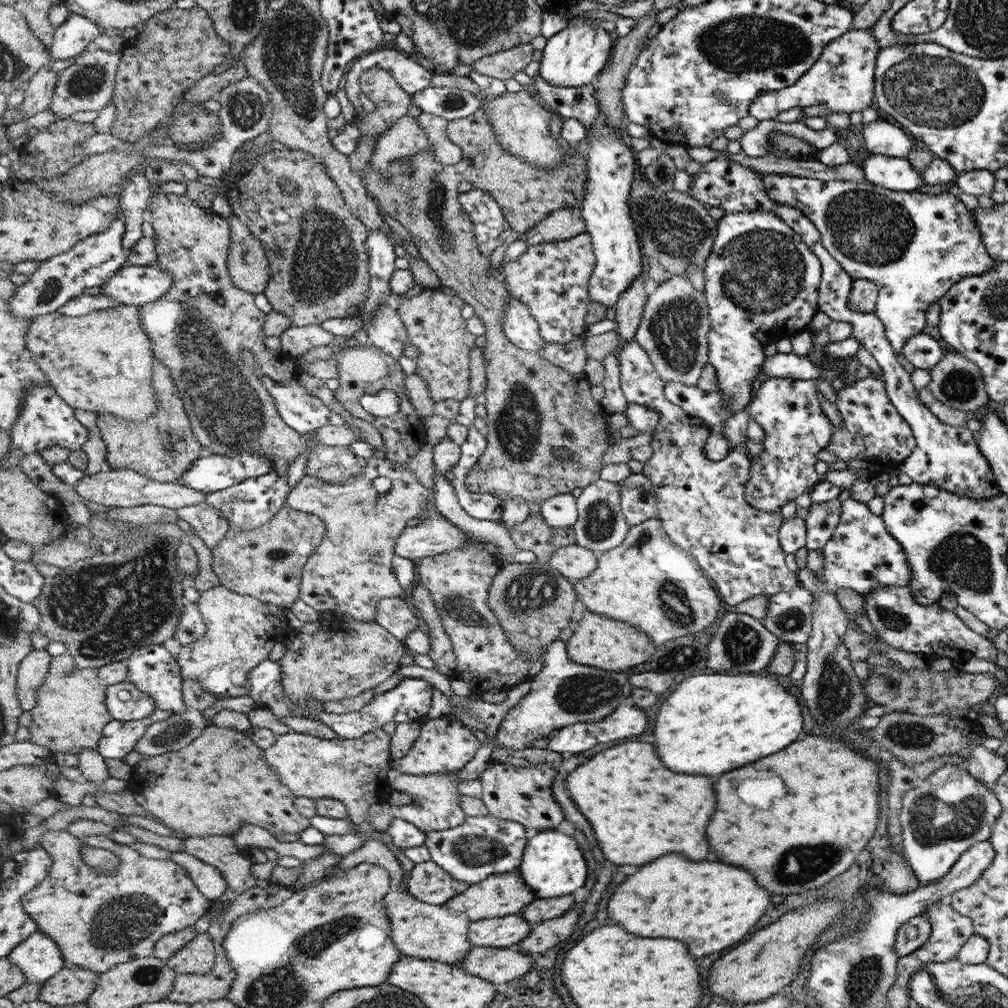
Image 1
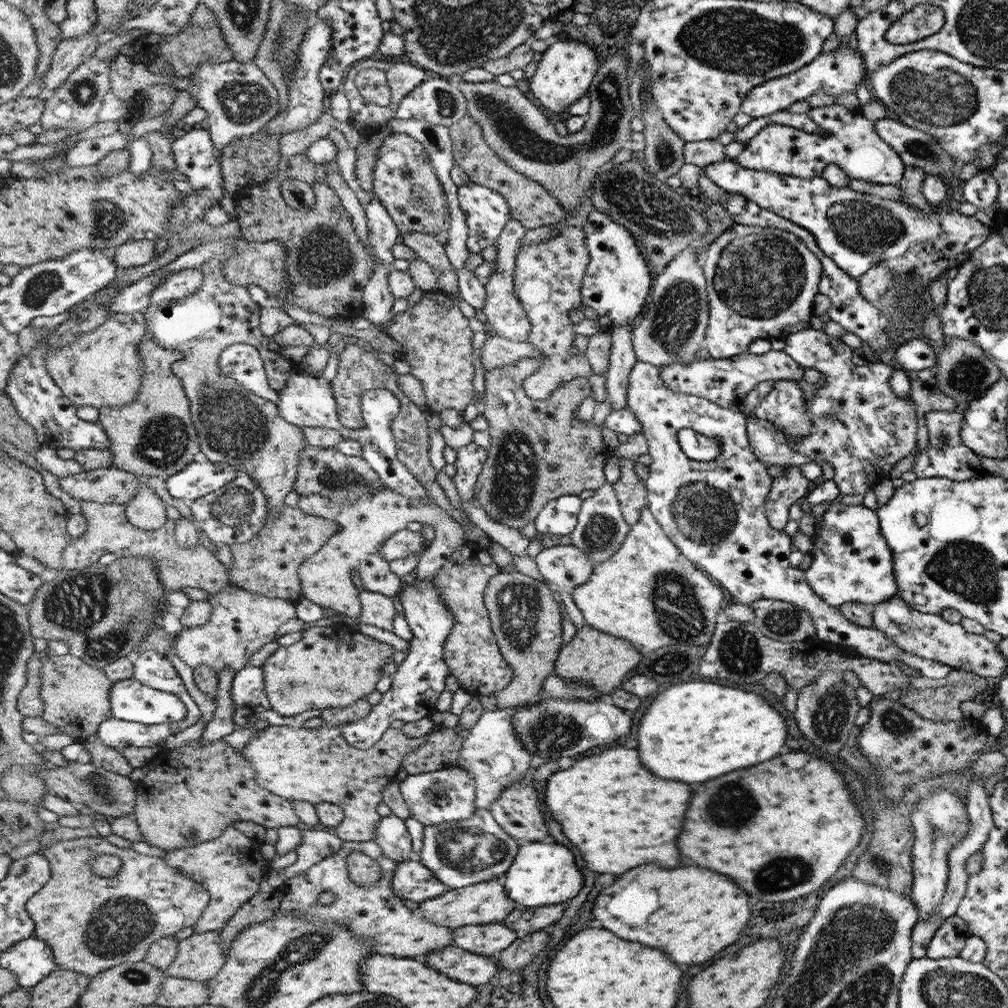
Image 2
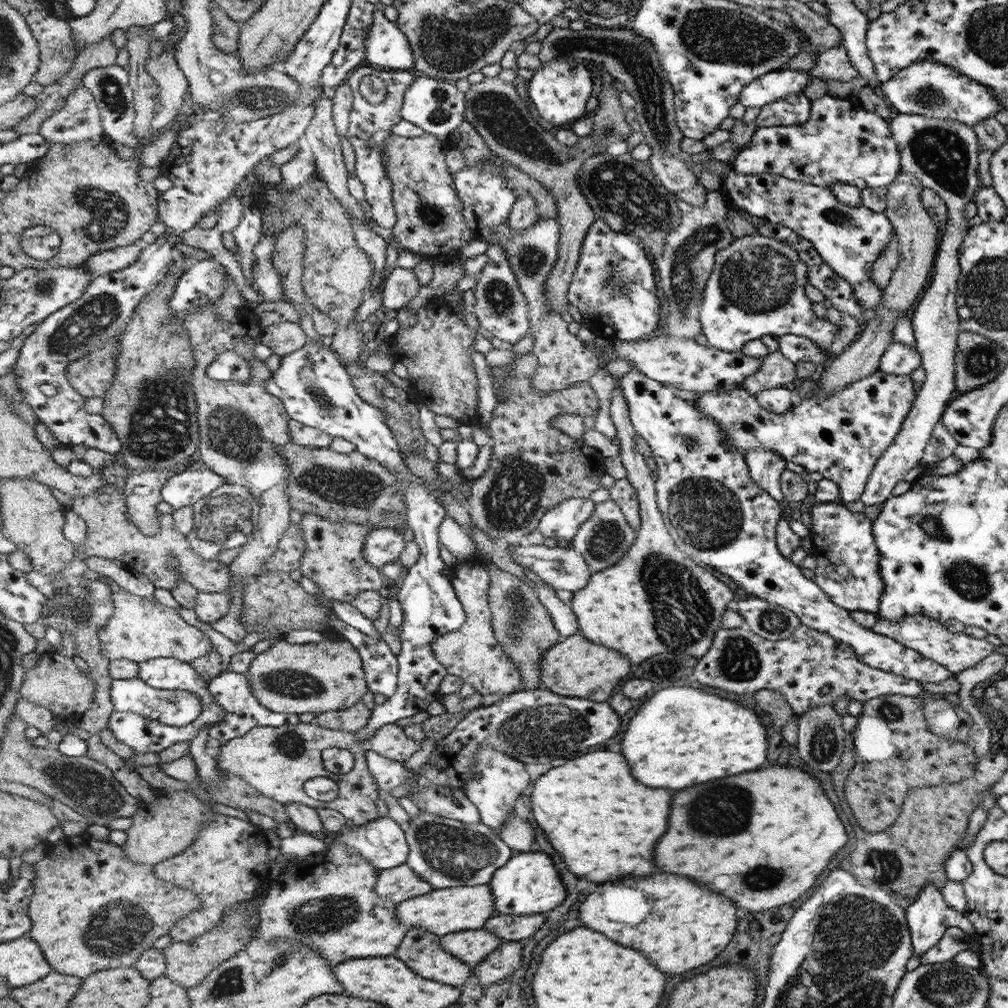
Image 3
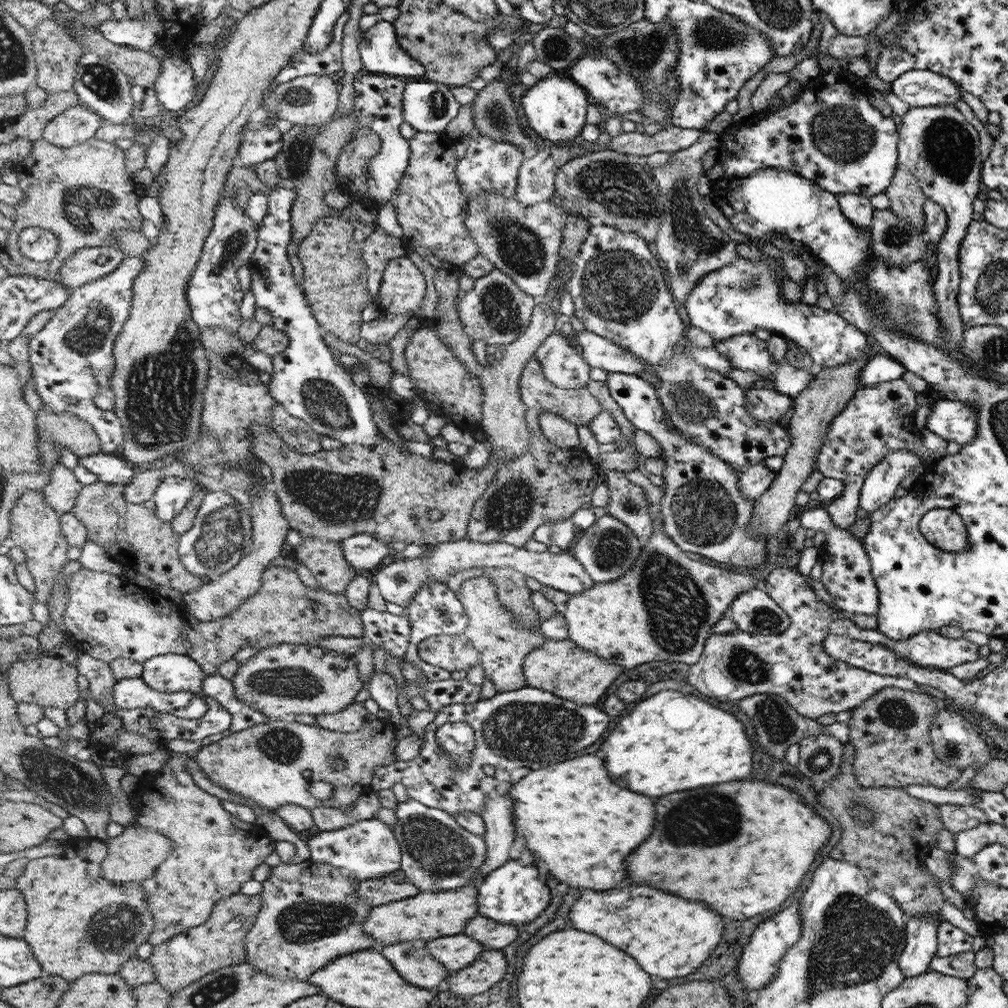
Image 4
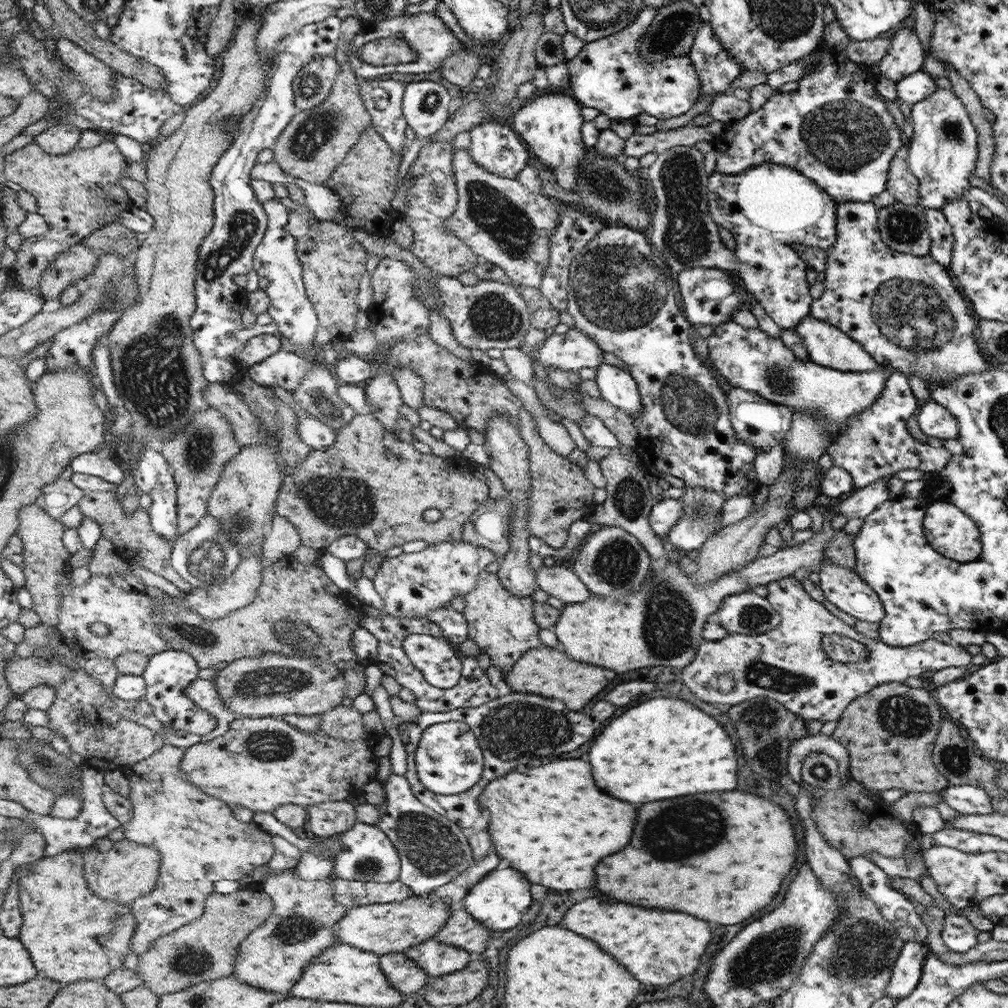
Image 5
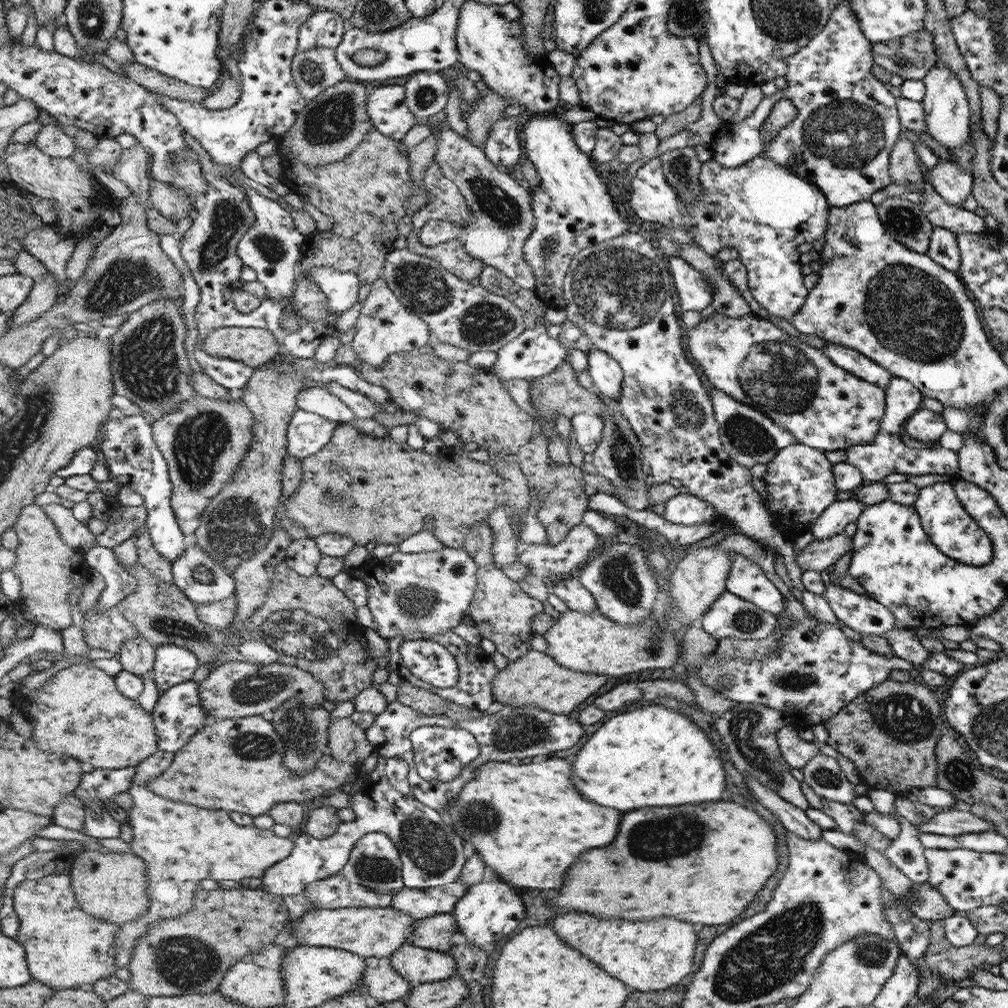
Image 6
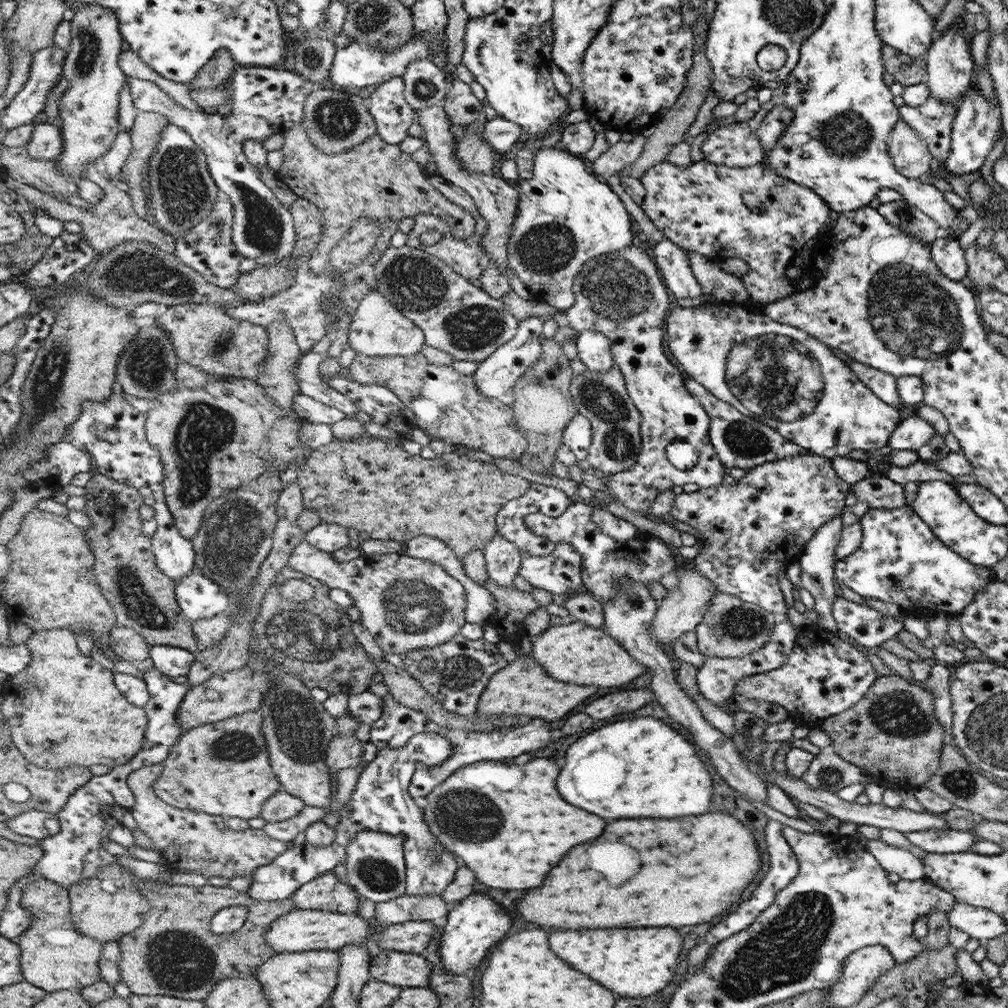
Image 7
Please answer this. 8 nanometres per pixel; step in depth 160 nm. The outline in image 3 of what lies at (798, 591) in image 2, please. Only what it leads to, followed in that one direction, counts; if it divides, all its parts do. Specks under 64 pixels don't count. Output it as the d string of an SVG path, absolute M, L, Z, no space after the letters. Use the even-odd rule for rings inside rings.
M634 368L619 378L619 384L621 384L626 402L629 403L629 414L632 416L633 426L637 434L650 445L652 457L658 467L656 470L657 506L664 516L665 526L676 540L676 544L690 559L704 563L728 576L746 590L747 596L757 596L793 611L801 619L801 624L848 644L853 648L857 659L872 668L916 680L921 684L944 682L950 676L954 676L947 668L924 658L916 650L911 650L888 636L877 634L872 629L858 624L850 616L849 610L834 603L817 583L802 575L800 566L795 566L781 553L781 549L777 546L777 525L781 518L781 506L768 492L750 480L748 465L745 461L747 454L743 454L737 448L727 446L725 442L727 434L715 420L703 416L697 410L697 406L693 405L693 401L677 398L672 387L648 378ZM687 438L695 442L692 448L684 444Z

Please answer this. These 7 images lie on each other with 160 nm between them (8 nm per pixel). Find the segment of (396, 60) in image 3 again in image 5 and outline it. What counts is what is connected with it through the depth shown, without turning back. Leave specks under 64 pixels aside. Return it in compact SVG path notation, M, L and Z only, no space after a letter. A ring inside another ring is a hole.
M420 12L420 14L404 14L400 17L395 17L386 21L379 21L378 23L369 22L364 23L362 29L352 38L350 46L348 46L348 62L352 71L355 72L358 78L362 80L371 80L378 78L385 78L386 75L394 74L428 74L428 72L434 72L434 70L440 69L440 65L446 62L446 59L456 53L460 49L460 40L452 32L450 28L444 24L443 20L438 16L434 16L434 13ZM398 36L406 38L406 43L412 51L418 53L418 60L410 63L400 63L394 66L378 67L362 62L358 50L364 46L366 42L372 42L376 39L389 38Z

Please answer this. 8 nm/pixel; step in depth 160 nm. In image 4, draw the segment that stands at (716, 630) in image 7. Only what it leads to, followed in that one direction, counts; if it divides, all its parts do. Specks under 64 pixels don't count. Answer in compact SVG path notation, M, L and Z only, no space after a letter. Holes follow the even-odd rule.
M763 588L747 590L730 605L731 618L738 630L749 635L776 636L792 624L787 612Z

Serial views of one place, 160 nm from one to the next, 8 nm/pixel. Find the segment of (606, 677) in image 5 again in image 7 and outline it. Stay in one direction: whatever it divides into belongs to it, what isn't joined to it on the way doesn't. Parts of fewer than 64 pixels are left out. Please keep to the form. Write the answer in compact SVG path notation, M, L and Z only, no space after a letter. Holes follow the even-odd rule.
M531 655L519 657L510 661L504 668L497 670L484 687L477 706L477 712L484 715L506 714L519 715L526 719L542 718L548 722L559 723L563 716L566 716L570 710L574 710L576 706L580 706L586 698L590 698L592 694L598 692L598 686L580 686L579 684L570 684L569 682L560 682L556 678L552 678L538 664Z

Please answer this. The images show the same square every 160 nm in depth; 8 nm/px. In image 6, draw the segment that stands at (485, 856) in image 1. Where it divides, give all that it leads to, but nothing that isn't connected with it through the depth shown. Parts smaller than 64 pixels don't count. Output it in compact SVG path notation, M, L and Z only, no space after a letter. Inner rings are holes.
M379 756L376 768L370 773L364 789L356 791L350 798L350 808L355 814L355 819L346 822L341 821L337 831L328 838L318 839L306 833L294 835L291 853L284 860L279 860L264 871L264 874L261 876L262 883L260 888L276 896L289 897L294 894L300 894L304 891L305 885L315 880L321 881L322 879L340 874L348 862L354 845L365 834L370 832L387 834L398 846L401 855L402 878L406 887L424 891L425 889L450 884L458 880L461 876L462 866L466 862L463 853L464 847L462 846L464 839L452 826L444 822L436 809L429 807L413 794L408 781L409 765L405 759Z

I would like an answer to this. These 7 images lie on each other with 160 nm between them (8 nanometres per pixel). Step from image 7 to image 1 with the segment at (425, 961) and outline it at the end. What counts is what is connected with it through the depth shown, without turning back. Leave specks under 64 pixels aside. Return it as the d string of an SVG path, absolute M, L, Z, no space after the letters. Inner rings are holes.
M521 912L500 918L483 918L469 926L469 941L474 947L515 947L532 932L532 924Z

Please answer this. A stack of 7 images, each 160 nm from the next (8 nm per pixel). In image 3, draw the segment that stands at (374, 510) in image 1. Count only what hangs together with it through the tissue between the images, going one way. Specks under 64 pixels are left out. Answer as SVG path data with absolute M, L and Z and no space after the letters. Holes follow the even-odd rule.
M304 515L300 527L305 536L306 549L299 569L304 578L317 584L326 599L352 604L354 597L363 590L386 593L380 578L381 570L372 567L364 555L366 536L376 530L374 525L330 523L318 515Z

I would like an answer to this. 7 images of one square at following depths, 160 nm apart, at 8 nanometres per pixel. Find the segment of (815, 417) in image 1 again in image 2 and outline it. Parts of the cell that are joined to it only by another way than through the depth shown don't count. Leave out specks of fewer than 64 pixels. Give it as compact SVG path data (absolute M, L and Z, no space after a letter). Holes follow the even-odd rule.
M794 380L775 381L774 388L753 410L754 416L785 436L793 450L797 442L813 433L813 421L807 415L805 391ZM791 464L782 467L788 475L774 479L773 488L771 488L770 495L768 495L768 499L764 503L764 509L762 509L765 510L765 515L769 523L774 528L777 528L778 531L784 531L784 527L788 523L791 506L796 504L798 499L805 498L813 486L813 483L801 473L800 467L792 466Z

